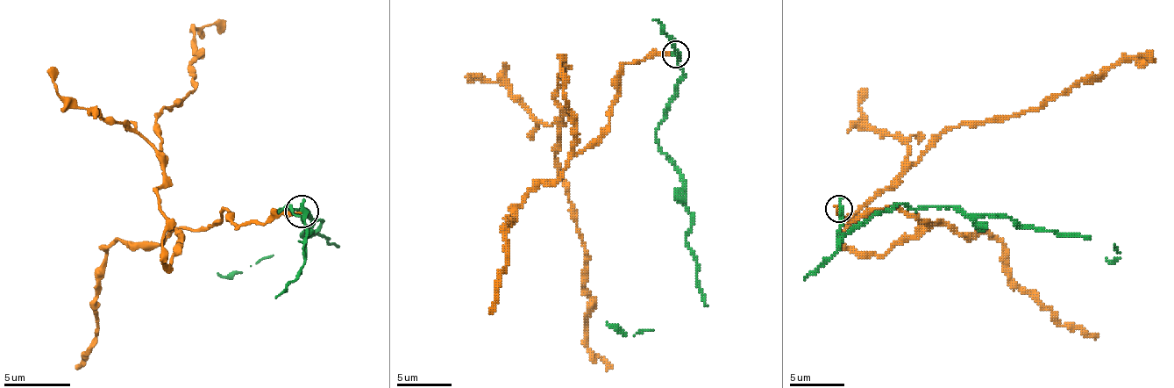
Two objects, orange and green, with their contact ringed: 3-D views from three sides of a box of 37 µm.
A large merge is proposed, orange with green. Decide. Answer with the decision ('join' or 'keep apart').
keep apart

